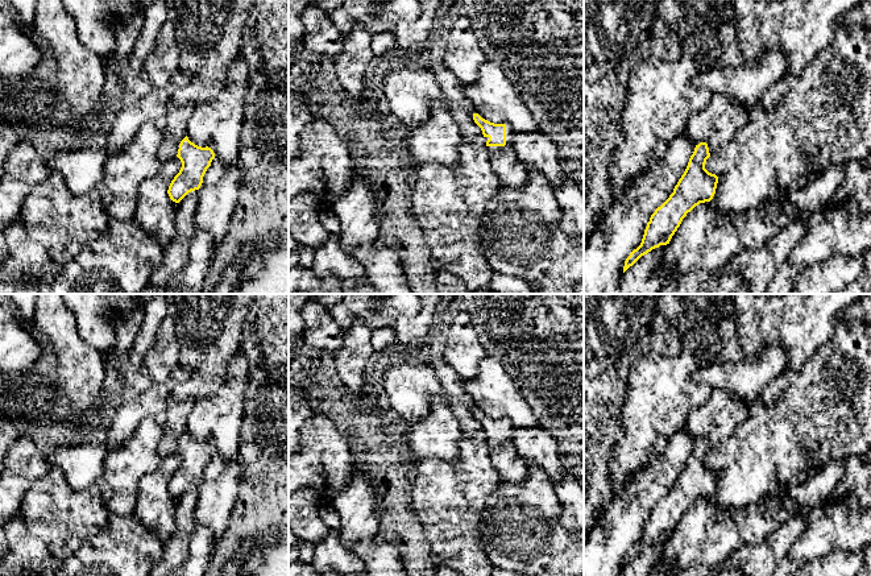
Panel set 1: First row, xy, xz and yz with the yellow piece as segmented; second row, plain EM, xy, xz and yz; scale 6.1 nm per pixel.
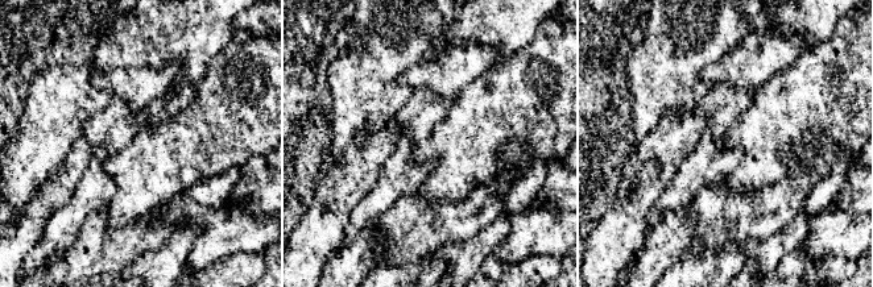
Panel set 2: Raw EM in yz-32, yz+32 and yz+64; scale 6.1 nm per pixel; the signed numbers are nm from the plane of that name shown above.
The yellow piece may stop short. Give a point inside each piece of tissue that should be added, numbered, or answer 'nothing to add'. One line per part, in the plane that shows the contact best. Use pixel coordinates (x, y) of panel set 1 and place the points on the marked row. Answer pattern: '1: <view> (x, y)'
1: xz (504, 161)

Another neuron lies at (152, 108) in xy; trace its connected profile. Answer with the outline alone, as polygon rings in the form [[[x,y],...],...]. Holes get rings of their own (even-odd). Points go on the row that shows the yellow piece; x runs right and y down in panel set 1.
[[[178,70],[167,86],[153,88],[137,103],[117,111],[104,152],[111,154],[125,148],[133,141],[145,123],[154,123],[162,129],[166,123],[167,107],[175,90],[186,83],[186,74]]]

